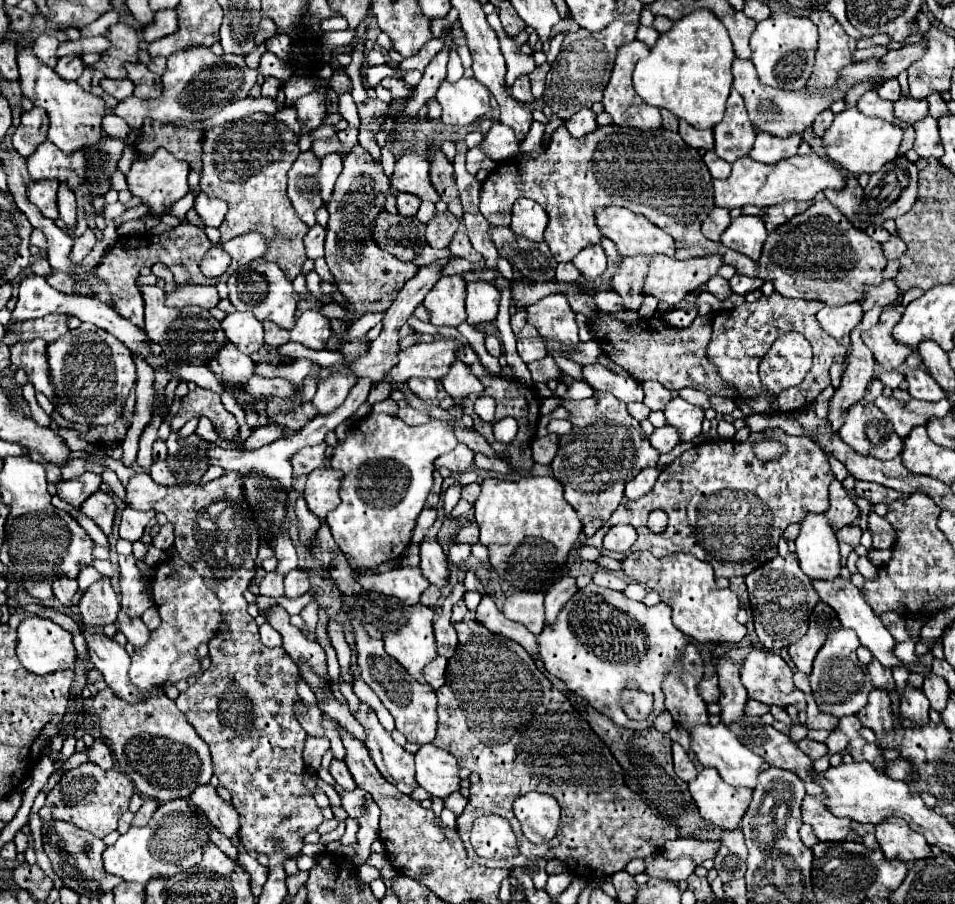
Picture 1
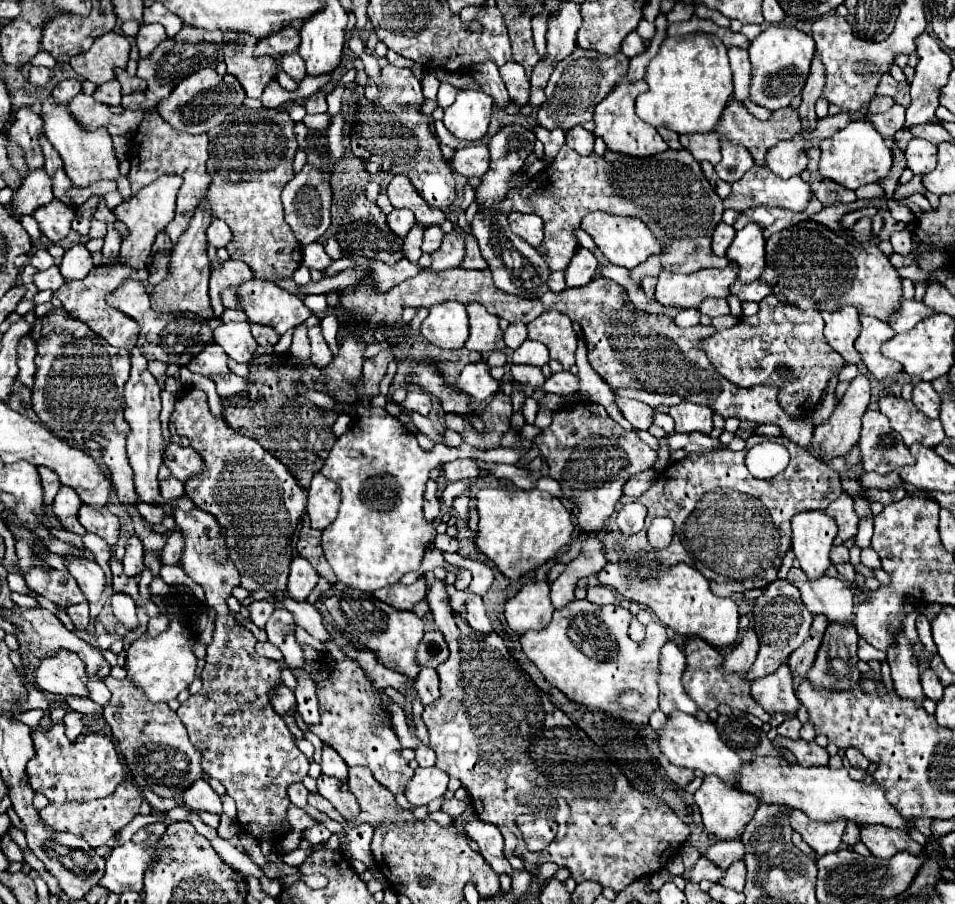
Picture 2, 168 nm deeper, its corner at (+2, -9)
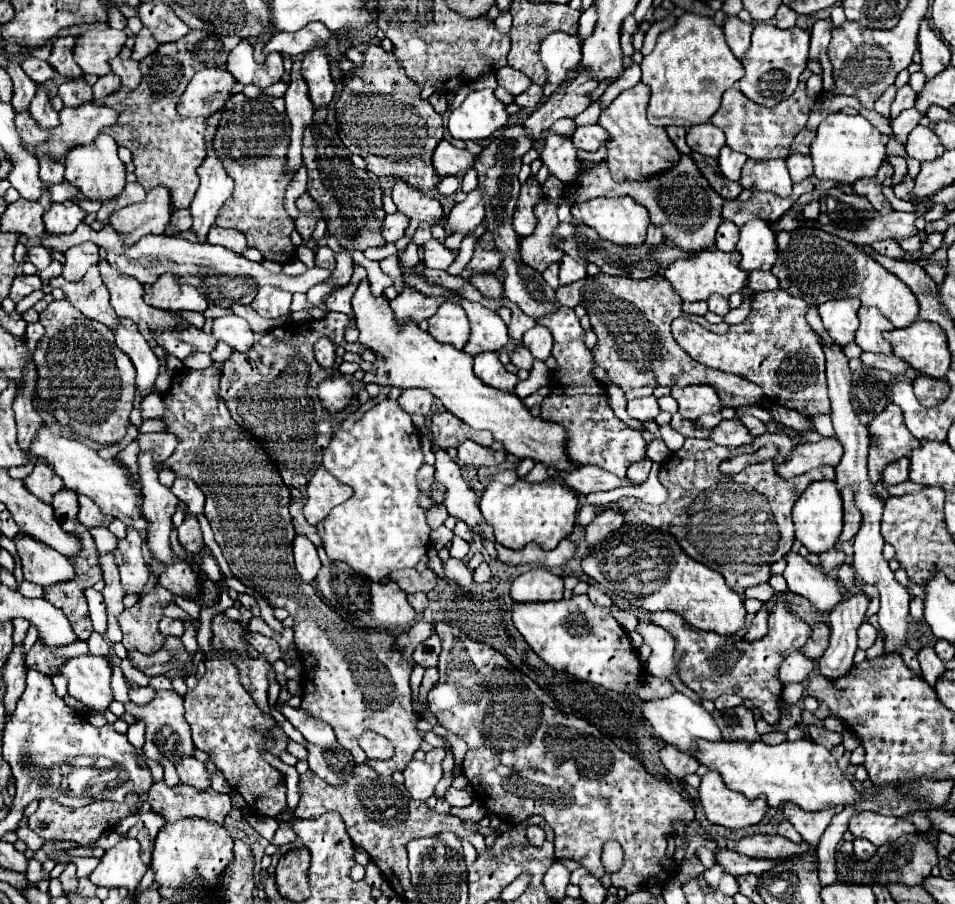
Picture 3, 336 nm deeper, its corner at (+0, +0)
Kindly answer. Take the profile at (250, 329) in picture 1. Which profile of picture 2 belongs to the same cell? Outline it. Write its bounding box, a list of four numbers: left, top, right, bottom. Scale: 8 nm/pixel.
[213,323,257,363]

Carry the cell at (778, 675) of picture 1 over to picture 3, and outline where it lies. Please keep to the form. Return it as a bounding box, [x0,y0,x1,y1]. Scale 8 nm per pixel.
[777,651,813,686]

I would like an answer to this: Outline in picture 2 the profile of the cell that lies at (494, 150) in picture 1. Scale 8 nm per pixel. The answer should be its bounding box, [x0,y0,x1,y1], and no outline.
[449,145,489,177]

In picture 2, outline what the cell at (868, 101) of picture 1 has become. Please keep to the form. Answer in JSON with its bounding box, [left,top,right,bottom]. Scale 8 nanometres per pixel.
[869,105,905,137]

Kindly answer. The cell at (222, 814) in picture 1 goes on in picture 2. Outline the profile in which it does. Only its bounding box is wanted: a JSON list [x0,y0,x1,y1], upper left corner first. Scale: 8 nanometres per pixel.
[183,779,223,815]

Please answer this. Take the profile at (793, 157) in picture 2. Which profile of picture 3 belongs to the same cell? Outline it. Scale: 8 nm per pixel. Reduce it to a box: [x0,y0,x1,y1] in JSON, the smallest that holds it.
[785,152,813,182]

